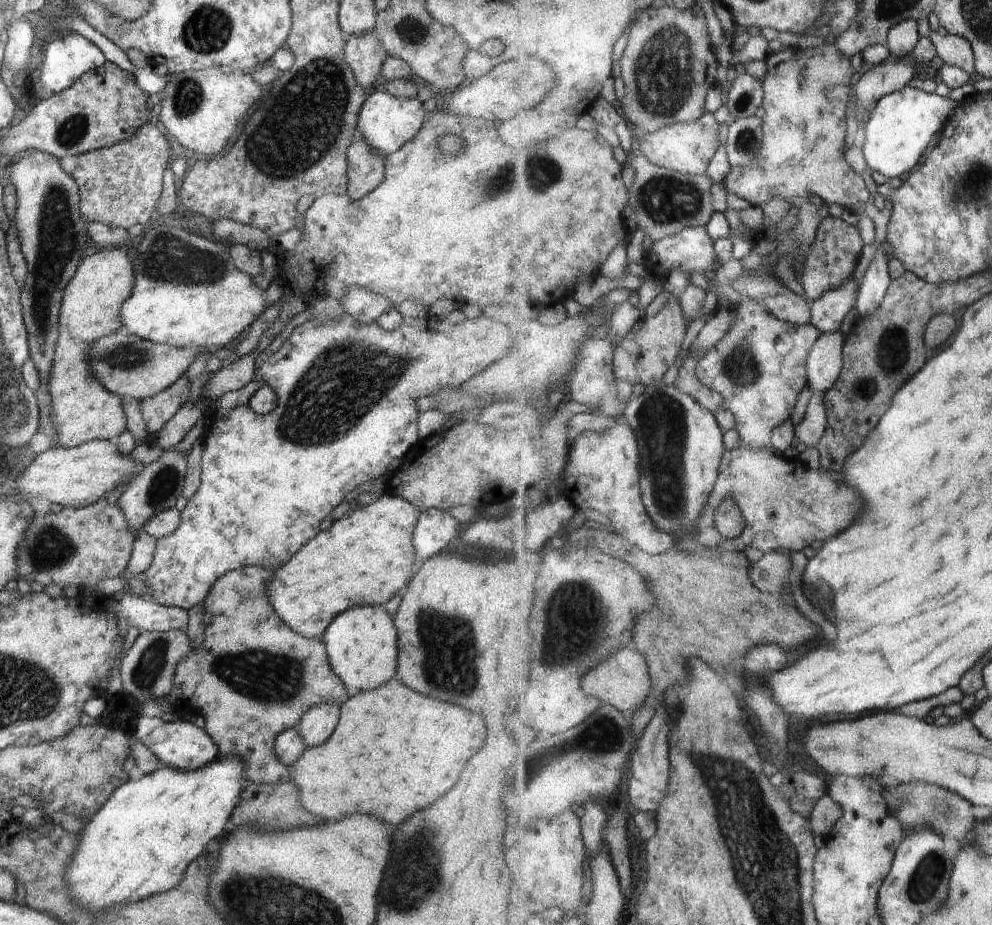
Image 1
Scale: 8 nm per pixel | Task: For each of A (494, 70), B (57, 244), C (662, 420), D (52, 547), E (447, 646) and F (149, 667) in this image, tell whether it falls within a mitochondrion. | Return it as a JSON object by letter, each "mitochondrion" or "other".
{"A":"other","B":"mitochondrion","C":"mitochondrion","D":"mitochondrion","E":"mitochondrion","F":"mitochondrion"}

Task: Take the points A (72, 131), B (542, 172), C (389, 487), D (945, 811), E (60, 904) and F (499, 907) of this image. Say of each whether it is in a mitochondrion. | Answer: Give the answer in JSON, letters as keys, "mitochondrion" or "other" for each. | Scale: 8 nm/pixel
{"A":"mitochondrion","B":"mitochondrion","C":"other","D":"mitochondrion","E":"other","F":"other"}

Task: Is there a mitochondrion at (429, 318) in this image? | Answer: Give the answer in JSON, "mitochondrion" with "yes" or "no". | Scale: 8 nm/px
{"mitochondrion":"no"}

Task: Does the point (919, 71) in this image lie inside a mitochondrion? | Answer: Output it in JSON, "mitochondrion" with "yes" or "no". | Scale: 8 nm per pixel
{"mitochondrion":"no"}

